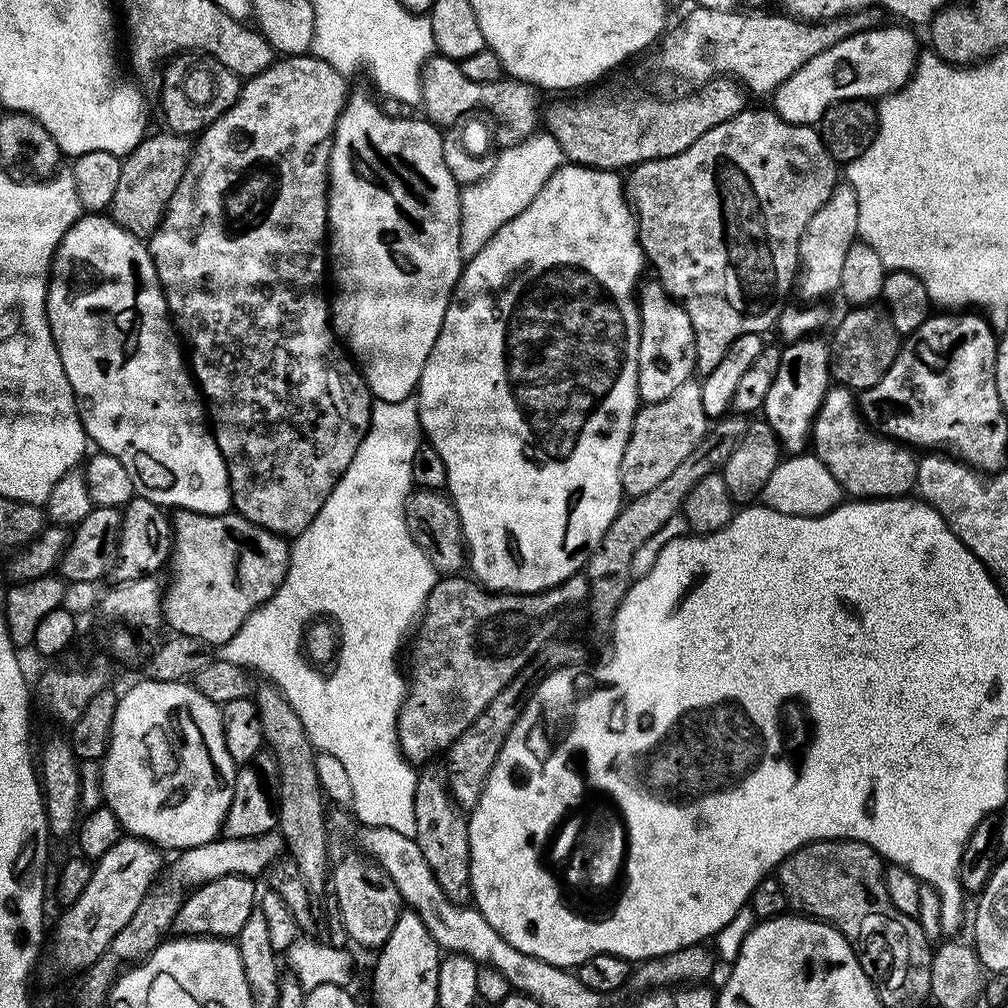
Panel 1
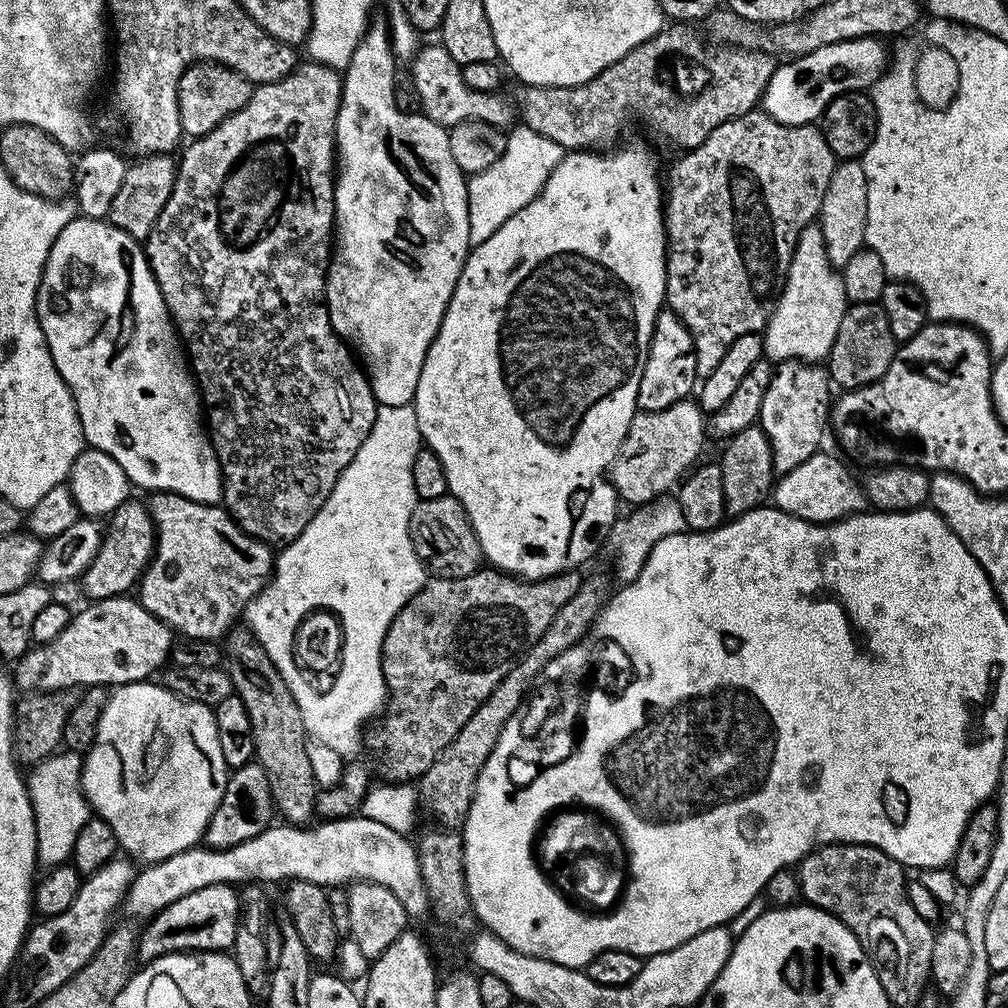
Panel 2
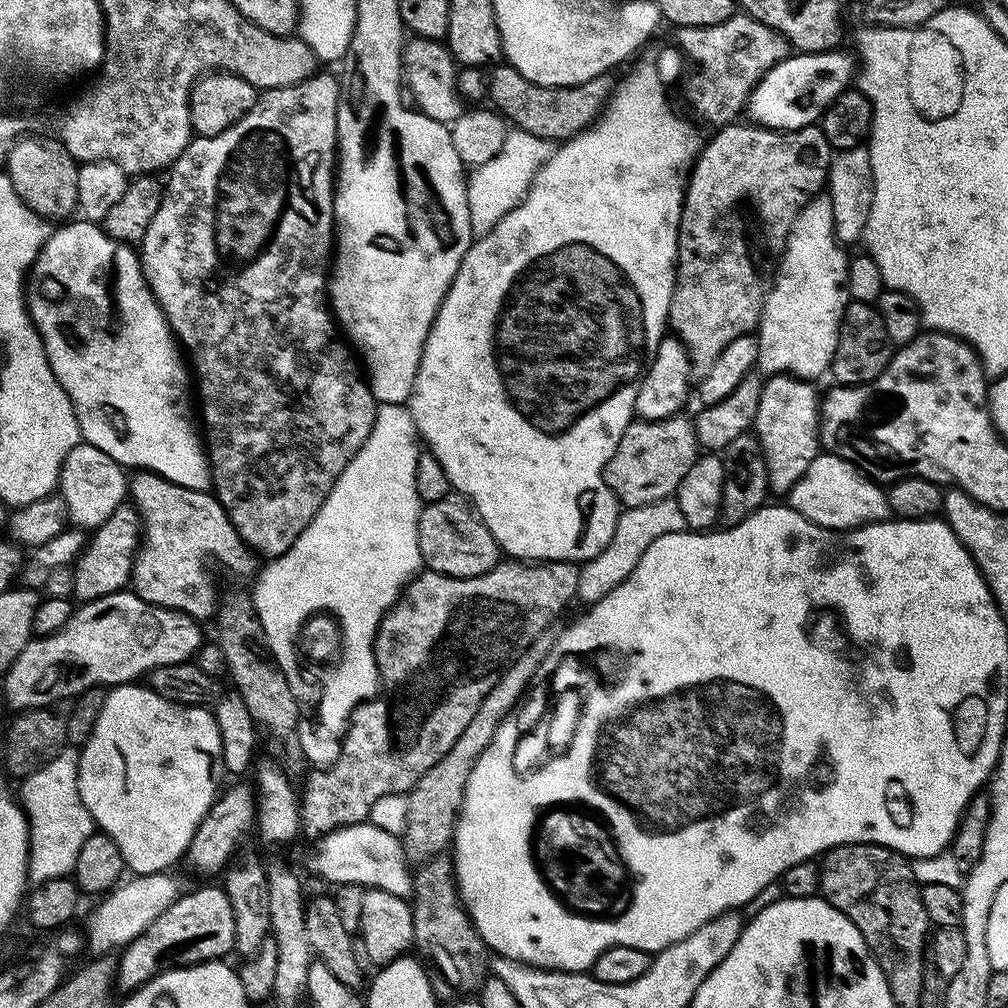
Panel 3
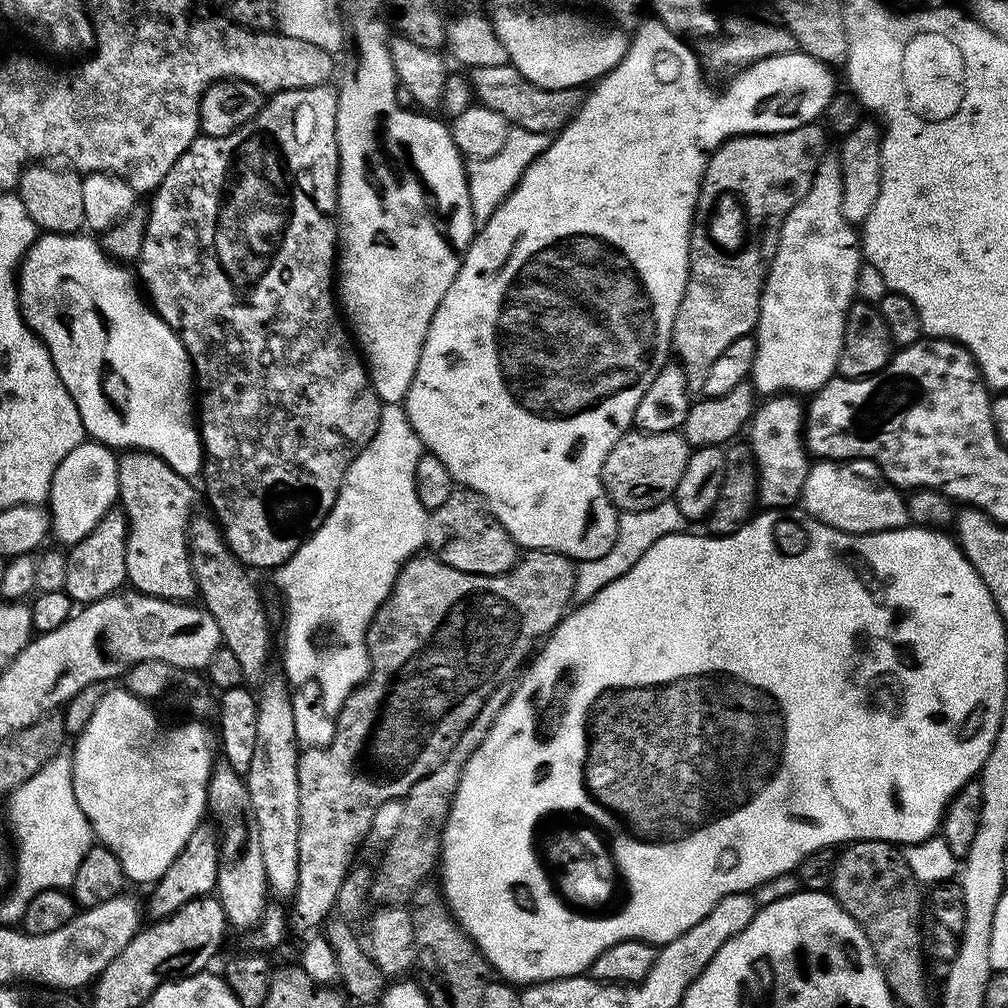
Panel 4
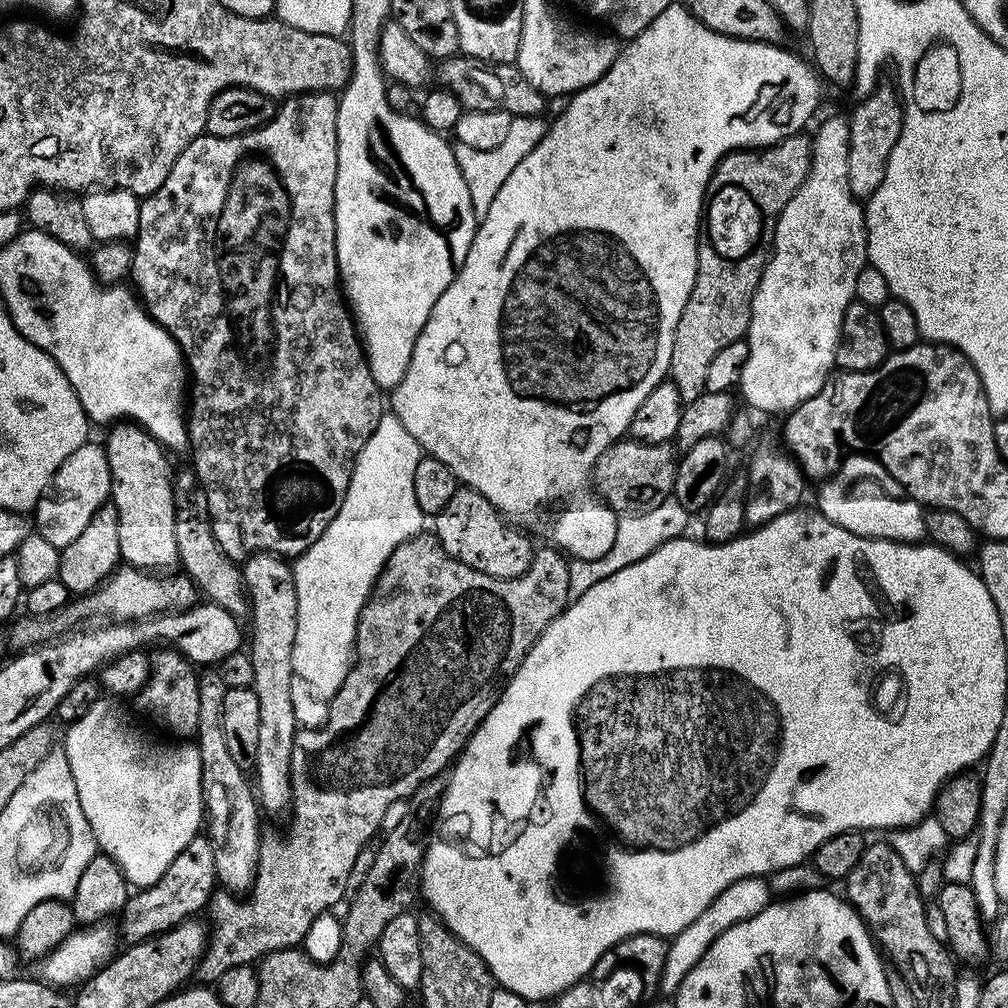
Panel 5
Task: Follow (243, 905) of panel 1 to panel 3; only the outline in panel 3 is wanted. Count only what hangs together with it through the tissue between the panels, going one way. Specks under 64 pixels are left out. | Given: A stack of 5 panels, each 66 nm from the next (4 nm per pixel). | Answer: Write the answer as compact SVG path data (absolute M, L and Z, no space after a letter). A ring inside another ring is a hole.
M216 886L216 888L196 888L193 892L185 891L179 896L179 898L168 907L162 914L158 914L158 918L154 918L154 922L150 922L150 926L142 934L138 934L138 938L134 938L125 948L119 953L118 963L116 965L116 982L115 987L121 988L121 993L127 994L129 992L136 991L137 988L141 988L147 980L153 980L162 969L171 962L175 967L186 968L190 964L203 964L206 960L218 960L227 957L227 952L230 953L235 949L236 935L234 934L234 910L230 906L230 898L224 893L223 887Z

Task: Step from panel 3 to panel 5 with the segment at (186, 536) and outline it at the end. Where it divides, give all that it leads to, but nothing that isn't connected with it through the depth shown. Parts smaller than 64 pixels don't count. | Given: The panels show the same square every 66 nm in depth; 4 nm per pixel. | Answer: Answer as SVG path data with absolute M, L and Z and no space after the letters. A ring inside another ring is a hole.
M133 422L113 423L107 432L108 441L103 441L102 447L106 462L110 462L110 502L118 510L121 561L129 568L153 574L175 569L178 542L174 542L174 468L168 465L169 453L146 429Z

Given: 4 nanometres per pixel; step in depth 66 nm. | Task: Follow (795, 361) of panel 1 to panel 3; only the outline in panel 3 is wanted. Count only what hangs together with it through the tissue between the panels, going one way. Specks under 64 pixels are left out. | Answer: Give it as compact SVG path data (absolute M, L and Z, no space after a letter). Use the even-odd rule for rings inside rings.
M772 374L764 381L762 402L758 402L758 414L754 425L756 441L762 446L762 454L768 471L769 493L787 497L788 491L810 470L810 462L821 455L820 402L815 383L791 374Z

